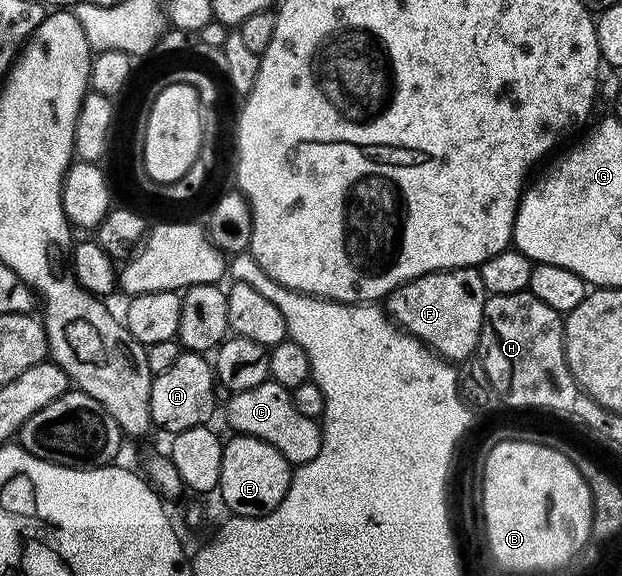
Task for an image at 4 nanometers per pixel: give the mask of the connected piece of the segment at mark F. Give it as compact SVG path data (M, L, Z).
M477 268L441 269L396 287L385 297L384 308L399 329L405 329L439 357L451 363L466 363L478 347L487 296Z

